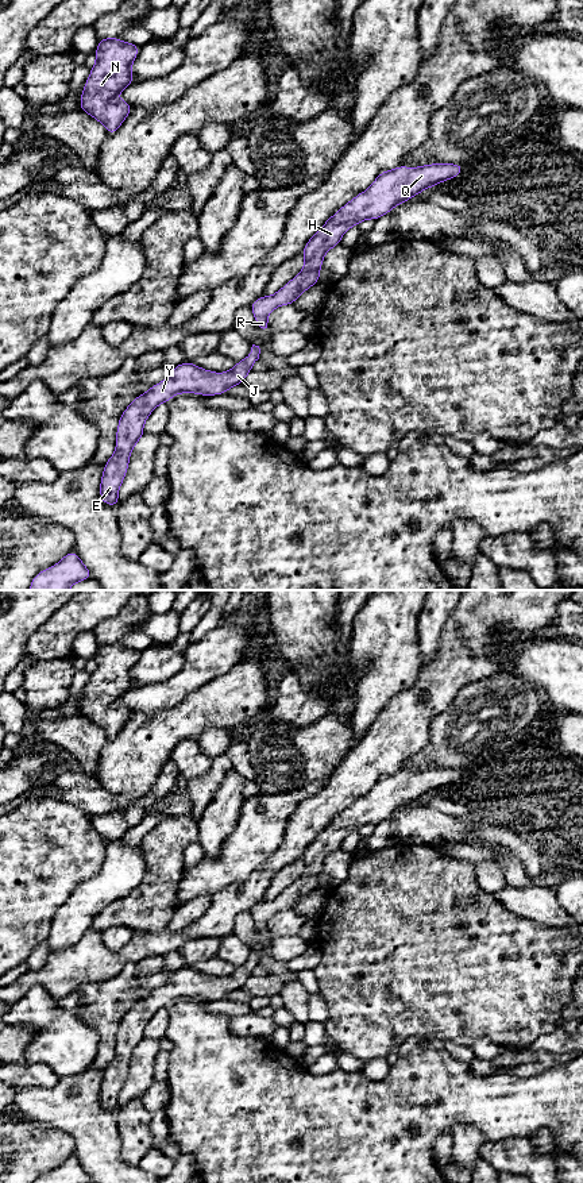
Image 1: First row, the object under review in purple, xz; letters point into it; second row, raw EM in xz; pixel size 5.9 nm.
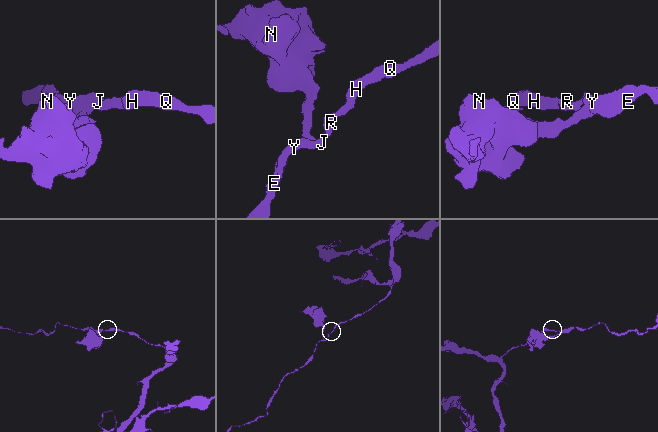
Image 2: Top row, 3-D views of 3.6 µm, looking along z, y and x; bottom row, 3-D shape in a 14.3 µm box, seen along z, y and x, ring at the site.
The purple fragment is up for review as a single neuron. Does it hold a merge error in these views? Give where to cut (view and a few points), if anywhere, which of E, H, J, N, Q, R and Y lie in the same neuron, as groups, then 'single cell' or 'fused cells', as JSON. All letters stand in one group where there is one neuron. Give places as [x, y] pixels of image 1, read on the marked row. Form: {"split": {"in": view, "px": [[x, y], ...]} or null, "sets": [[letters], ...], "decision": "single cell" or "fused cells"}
{"split": null, "sets": [["E", "H", "J", "N", "Q", "R", "Y"]], "decision": "single cell"}

